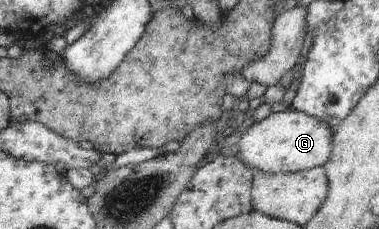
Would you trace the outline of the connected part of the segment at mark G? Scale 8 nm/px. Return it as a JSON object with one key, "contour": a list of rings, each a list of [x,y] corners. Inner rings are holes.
{"contour":[[[287,109],[270,114],[260,123],[254,123],[241,135],[236,149],[237,153],[241,153],[239,159],[242,158],[250,169],[274,174],[298,172],[327,163],[333,149],[332,135],[333,129],[327,122]]]}

